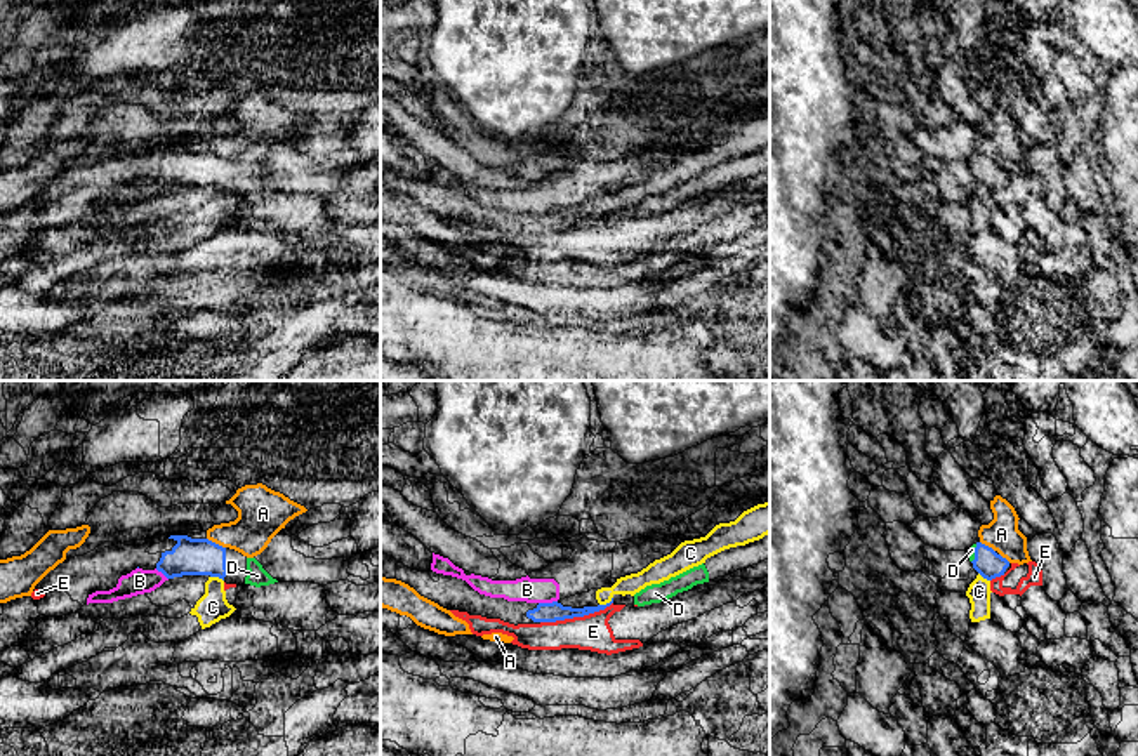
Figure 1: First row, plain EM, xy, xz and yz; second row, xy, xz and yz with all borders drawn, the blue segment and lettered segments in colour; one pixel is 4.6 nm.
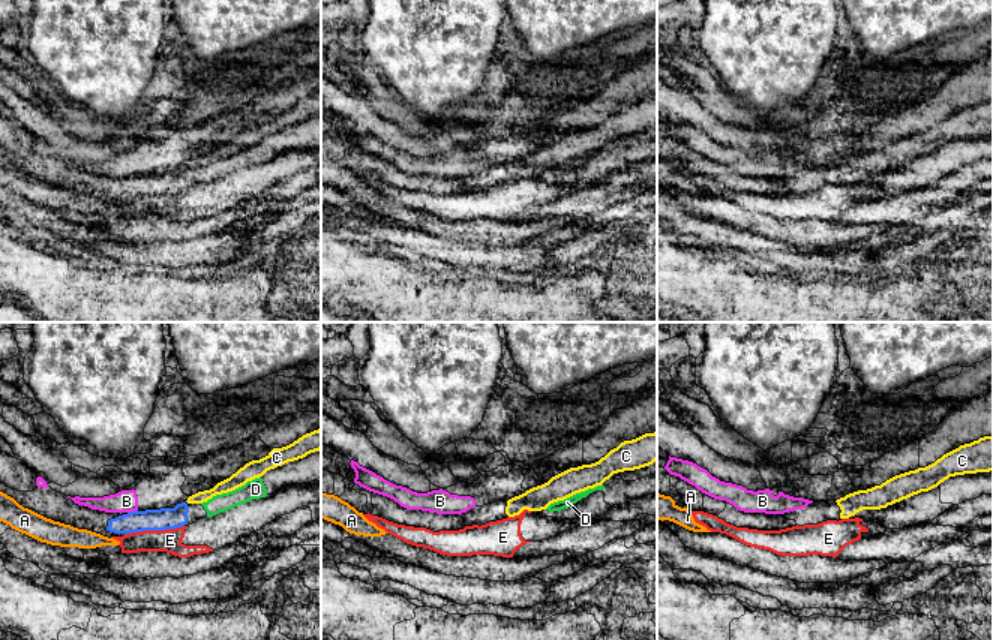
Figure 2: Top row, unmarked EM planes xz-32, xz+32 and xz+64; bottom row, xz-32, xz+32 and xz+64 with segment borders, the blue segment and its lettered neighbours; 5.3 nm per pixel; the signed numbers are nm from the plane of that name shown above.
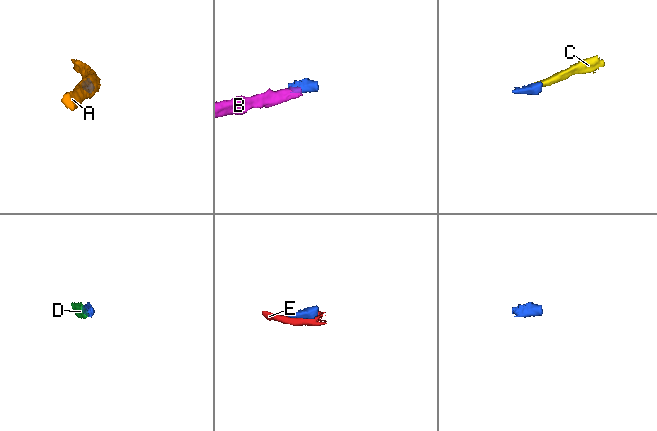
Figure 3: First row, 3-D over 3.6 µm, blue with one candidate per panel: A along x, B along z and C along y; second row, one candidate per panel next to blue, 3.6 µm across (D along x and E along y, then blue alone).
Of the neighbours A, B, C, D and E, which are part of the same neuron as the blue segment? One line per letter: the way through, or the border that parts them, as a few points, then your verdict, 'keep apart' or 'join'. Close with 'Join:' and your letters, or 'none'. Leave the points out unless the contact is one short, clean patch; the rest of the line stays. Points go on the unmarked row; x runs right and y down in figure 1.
A: along xy (207, 148), (224, 159) | keep apart
B: along xz (556, 211), (539, 214) | keep apart
C: along xz (612, 207), (600, 216) | keep apart
D: across yz (987, 172), (975, 164), (972, 160) | join
E: along xz (612, 212), (582, 226), (541, 233) | keep apart
Join: D

